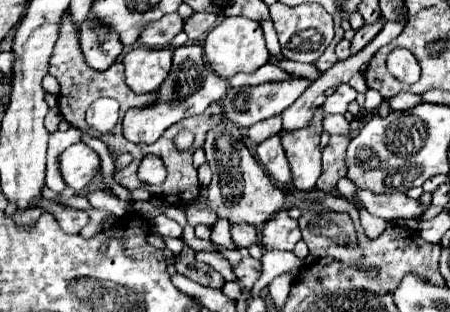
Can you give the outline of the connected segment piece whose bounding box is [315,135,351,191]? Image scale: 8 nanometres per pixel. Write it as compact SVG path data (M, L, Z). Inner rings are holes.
M331 135L325 153L323 153L323 173L315 185L315 189L319 191L333 191L335 183L345 177L345 147L349 145L349 137L347 135Z

